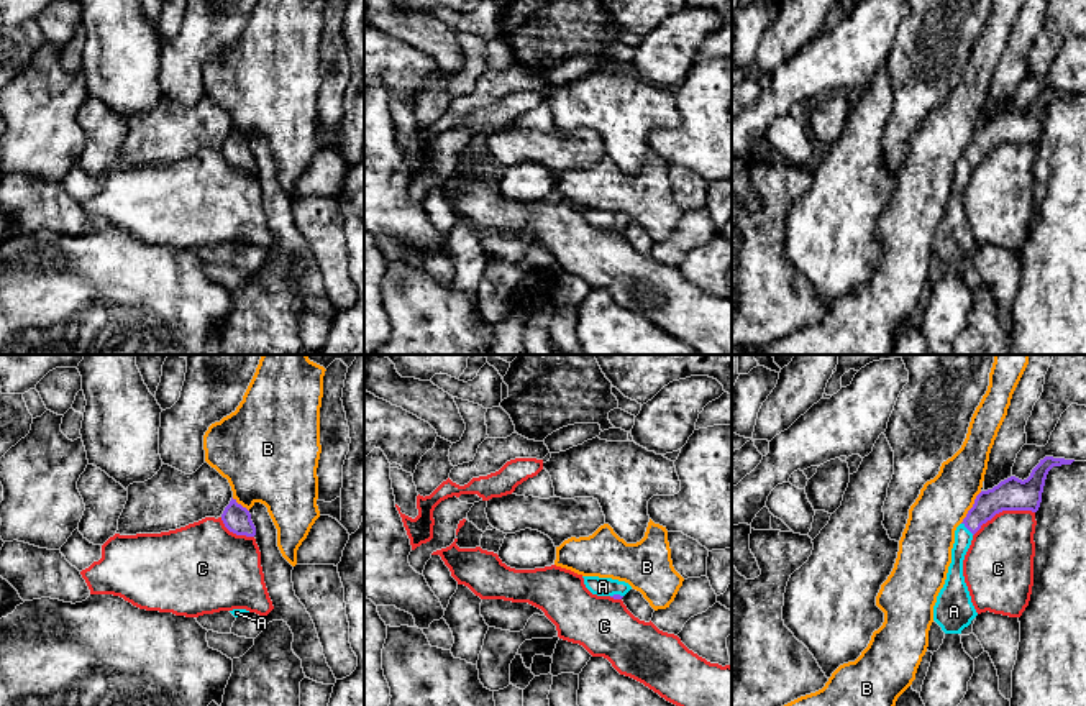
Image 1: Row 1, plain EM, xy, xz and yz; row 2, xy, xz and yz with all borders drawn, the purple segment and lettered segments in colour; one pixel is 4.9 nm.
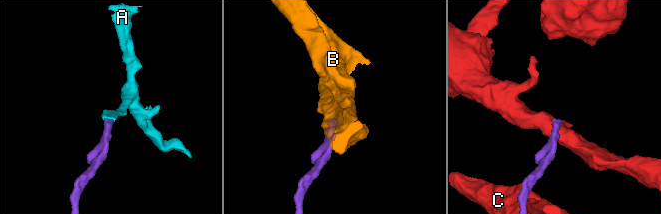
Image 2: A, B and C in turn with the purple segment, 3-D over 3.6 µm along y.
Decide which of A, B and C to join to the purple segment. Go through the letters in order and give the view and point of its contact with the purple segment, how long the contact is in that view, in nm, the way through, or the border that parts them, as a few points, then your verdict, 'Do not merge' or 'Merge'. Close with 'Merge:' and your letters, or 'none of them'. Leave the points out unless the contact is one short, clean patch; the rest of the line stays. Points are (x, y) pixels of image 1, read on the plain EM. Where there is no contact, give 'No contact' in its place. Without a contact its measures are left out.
A: Touches purple at yz (968, 161). Shared border 90 nm. Path across: yz (1006, 128), (996, 132), (968, 161), (963, 169). Merge
B: Touches purple at yz (971, 140). Shared border 190 nm. Boundary: yz (981, 123), (960, 155). Do not merge
C: Touches purple at yz (1003, 142). Shared border 320 nm. Boundary: yz (1034, 143), (999, 143), (973, 168). Do not merge
Merge: A

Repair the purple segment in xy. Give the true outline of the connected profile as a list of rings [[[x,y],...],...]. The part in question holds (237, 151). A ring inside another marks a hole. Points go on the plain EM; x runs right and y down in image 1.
[[[233,130],[230,136],[225,140],[221,153],[225,159],[236,167],[246,167],[246,169],[256,167],[256,159],[251,153],[249,143],[241,136],[238,136],[236,131]]]

